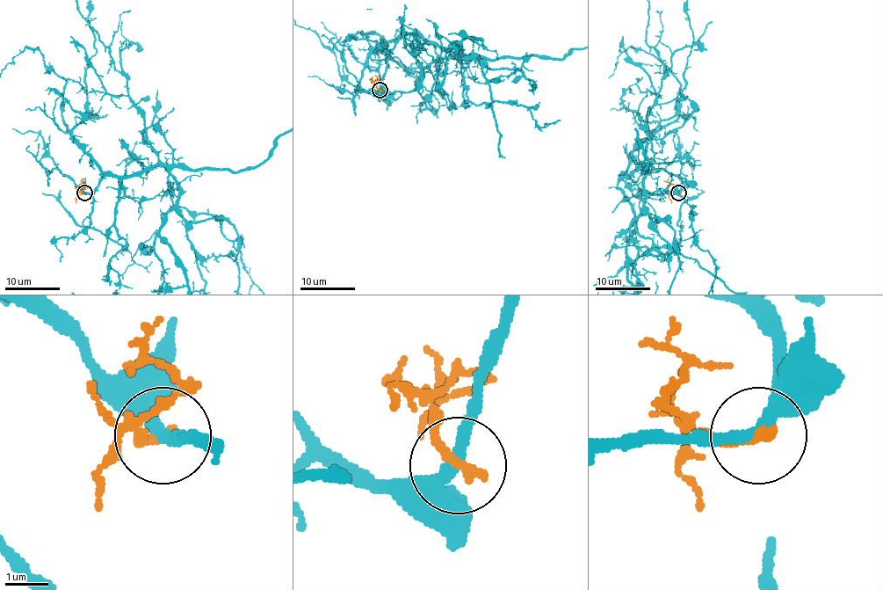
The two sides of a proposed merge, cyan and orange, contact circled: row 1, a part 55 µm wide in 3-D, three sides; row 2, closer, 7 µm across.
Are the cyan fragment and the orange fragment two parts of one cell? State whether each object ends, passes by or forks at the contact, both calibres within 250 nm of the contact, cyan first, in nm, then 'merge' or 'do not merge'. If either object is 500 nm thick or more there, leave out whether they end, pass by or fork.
cyan passes by | orange ends | 300/280 nm | do not merge

